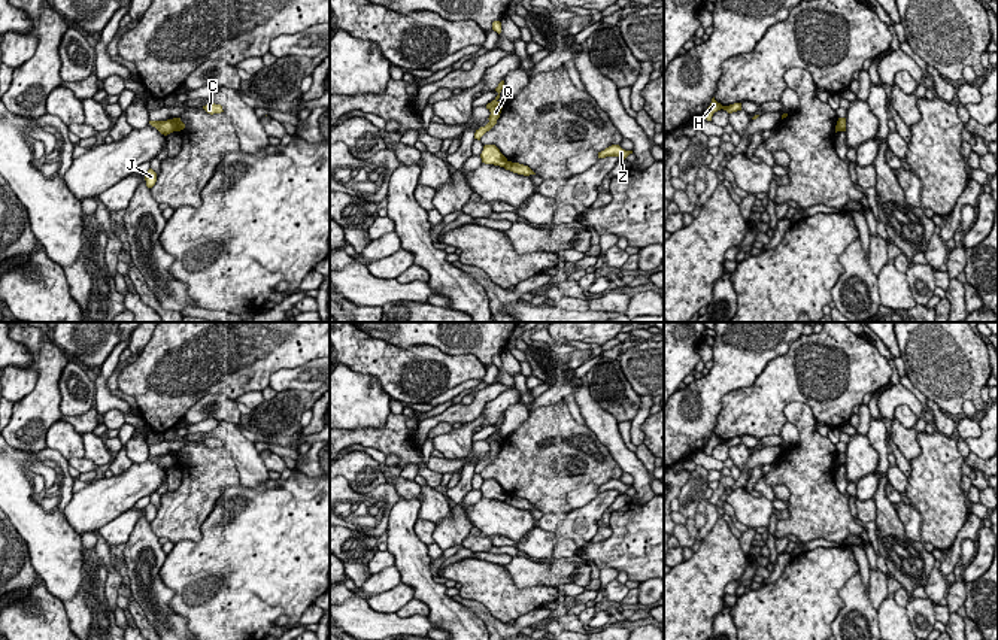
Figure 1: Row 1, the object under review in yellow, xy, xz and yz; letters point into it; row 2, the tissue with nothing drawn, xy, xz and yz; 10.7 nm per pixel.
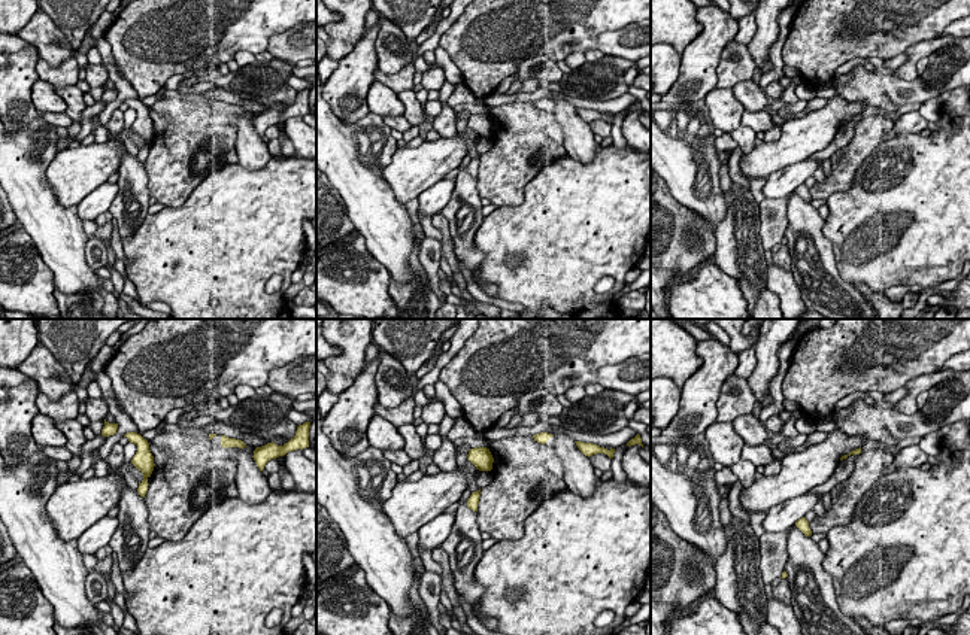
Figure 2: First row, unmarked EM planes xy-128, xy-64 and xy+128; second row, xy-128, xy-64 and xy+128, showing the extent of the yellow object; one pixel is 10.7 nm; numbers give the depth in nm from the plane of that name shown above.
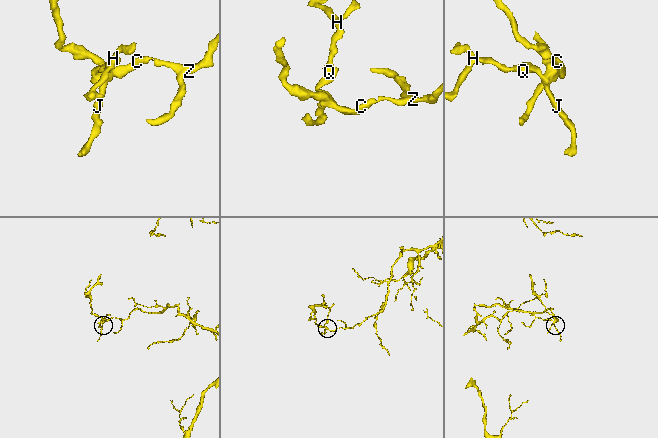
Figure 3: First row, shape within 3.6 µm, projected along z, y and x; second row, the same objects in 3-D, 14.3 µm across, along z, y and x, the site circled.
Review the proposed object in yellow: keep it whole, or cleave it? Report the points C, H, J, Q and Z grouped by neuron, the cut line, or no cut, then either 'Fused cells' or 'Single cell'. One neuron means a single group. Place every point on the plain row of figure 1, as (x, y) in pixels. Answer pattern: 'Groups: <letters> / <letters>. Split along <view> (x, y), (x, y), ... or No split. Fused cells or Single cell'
Groups: C Z / H J Q. Split along xy (170, 454), (175, 464). Fused cells

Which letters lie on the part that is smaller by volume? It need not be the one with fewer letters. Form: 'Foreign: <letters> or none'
Foreign: H, J, Q

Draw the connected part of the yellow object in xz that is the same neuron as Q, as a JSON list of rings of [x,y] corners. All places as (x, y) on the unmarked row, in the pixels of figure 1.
[[[501,415],[498,421],[495,422],[498,430],[491,437],[486,439],[486,443],[491,446],[488,452],[489,457],[485,461],[480,461],[479,464],[476,464],[474,473],[480,474],[480,471],[497,458],[497,454],[500,452],[500,448],[503,443],[503,437],[498,436],[503,421],[504,421],[504,415]]]

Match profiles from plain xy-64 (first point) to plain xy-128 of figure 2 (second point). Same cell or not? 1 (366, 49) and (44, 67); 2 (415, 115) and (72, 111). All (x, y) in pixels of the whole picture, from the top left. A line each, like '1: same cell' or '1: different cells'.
1: different cells
2: same cell

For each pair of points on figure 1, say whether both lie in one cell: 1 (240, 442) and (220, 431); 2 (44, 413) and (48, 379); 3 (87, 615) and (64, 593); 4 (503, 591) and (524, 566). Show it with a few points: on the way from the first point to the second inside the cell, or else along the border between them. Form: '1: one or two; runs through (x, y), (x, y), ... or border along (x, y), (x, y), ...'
1: one; runs through (236, 442), (224, 431)
2: one; runs through (44, 405), (46, 388)
3: two; border along (81, 564), (82, 585), (64, 601)
4: two; border along (503, 567), (519, 588), (546, 587)

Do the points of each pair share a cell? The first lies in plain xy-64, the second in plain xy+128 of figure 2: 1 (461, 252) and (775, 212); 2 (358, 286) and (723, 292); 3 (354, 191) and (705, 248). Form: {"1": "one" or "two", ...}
{"1": "two", "2": "one", "3": "two"}

